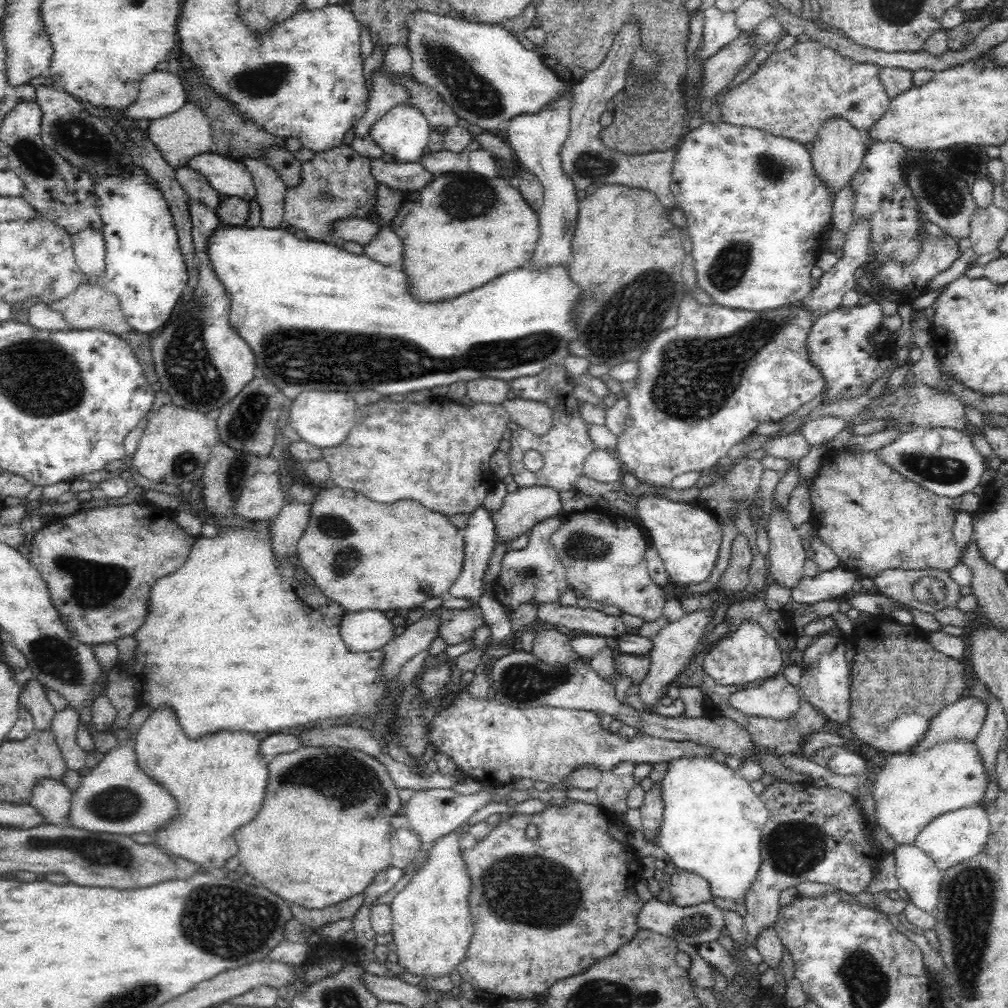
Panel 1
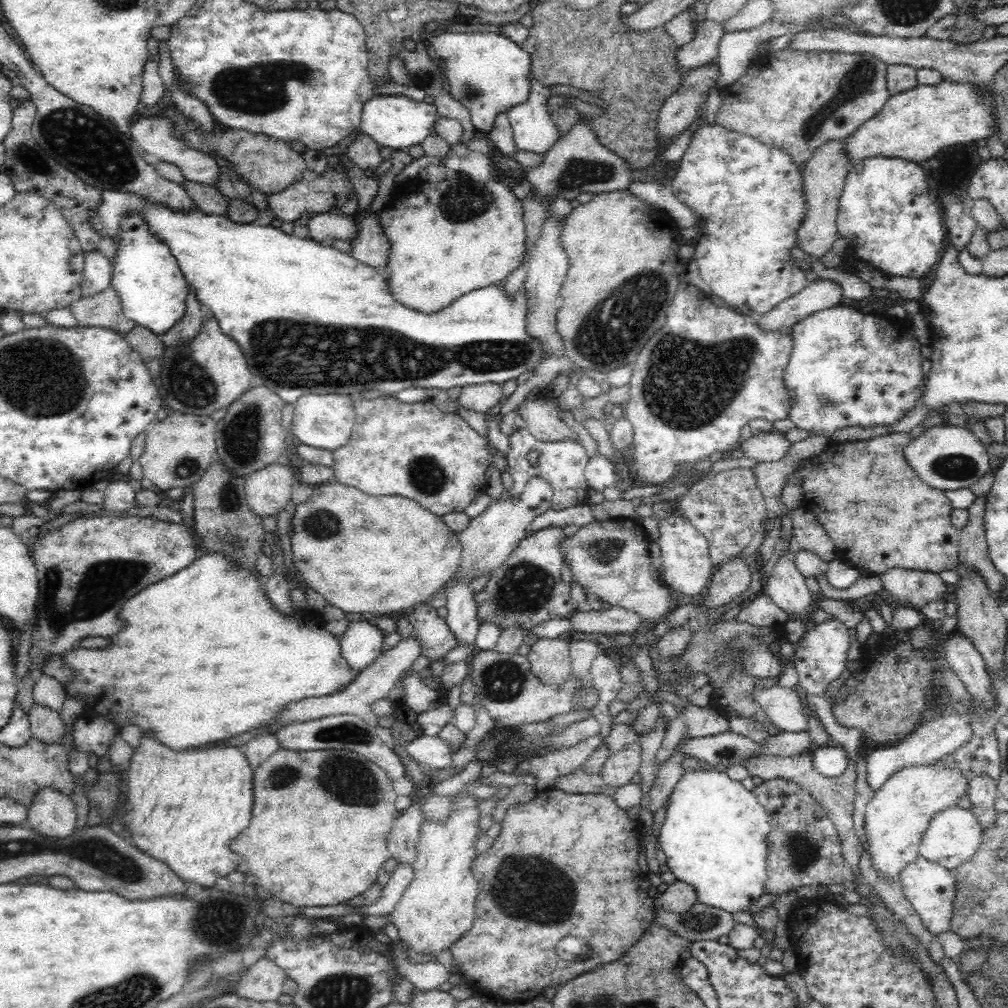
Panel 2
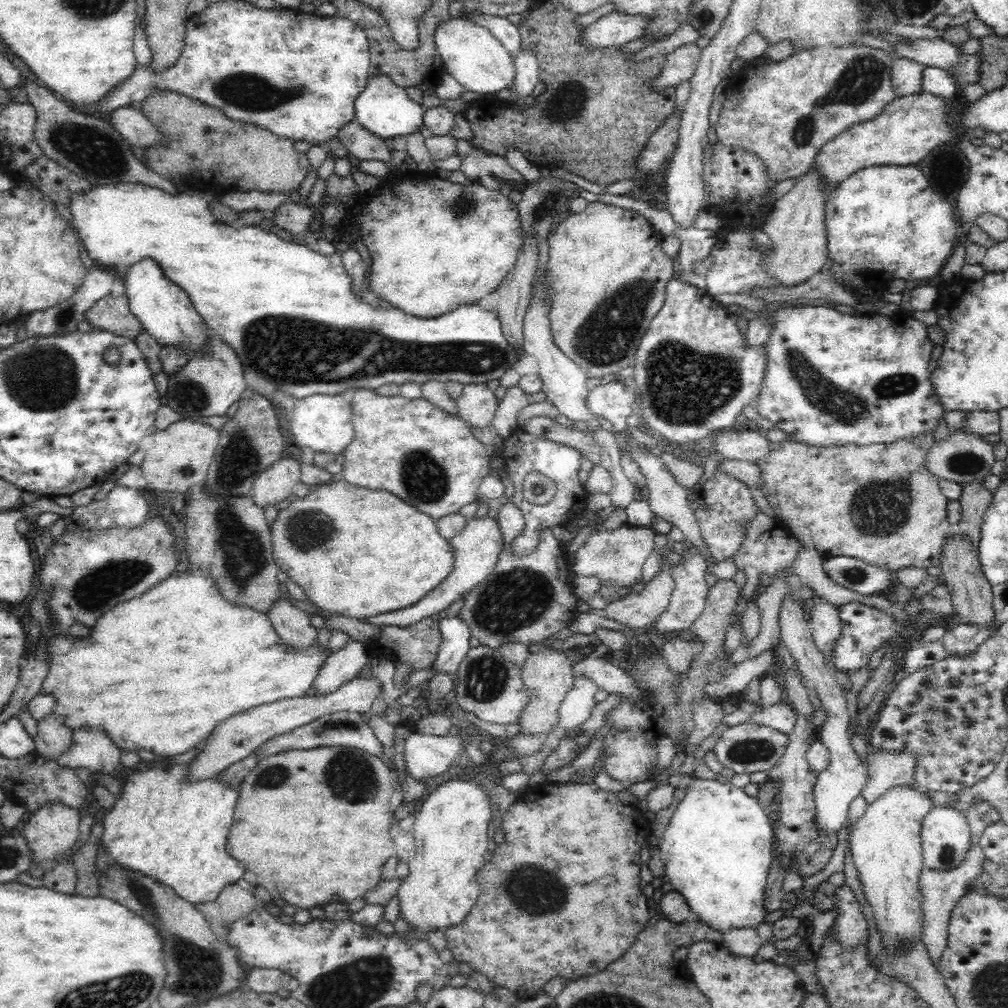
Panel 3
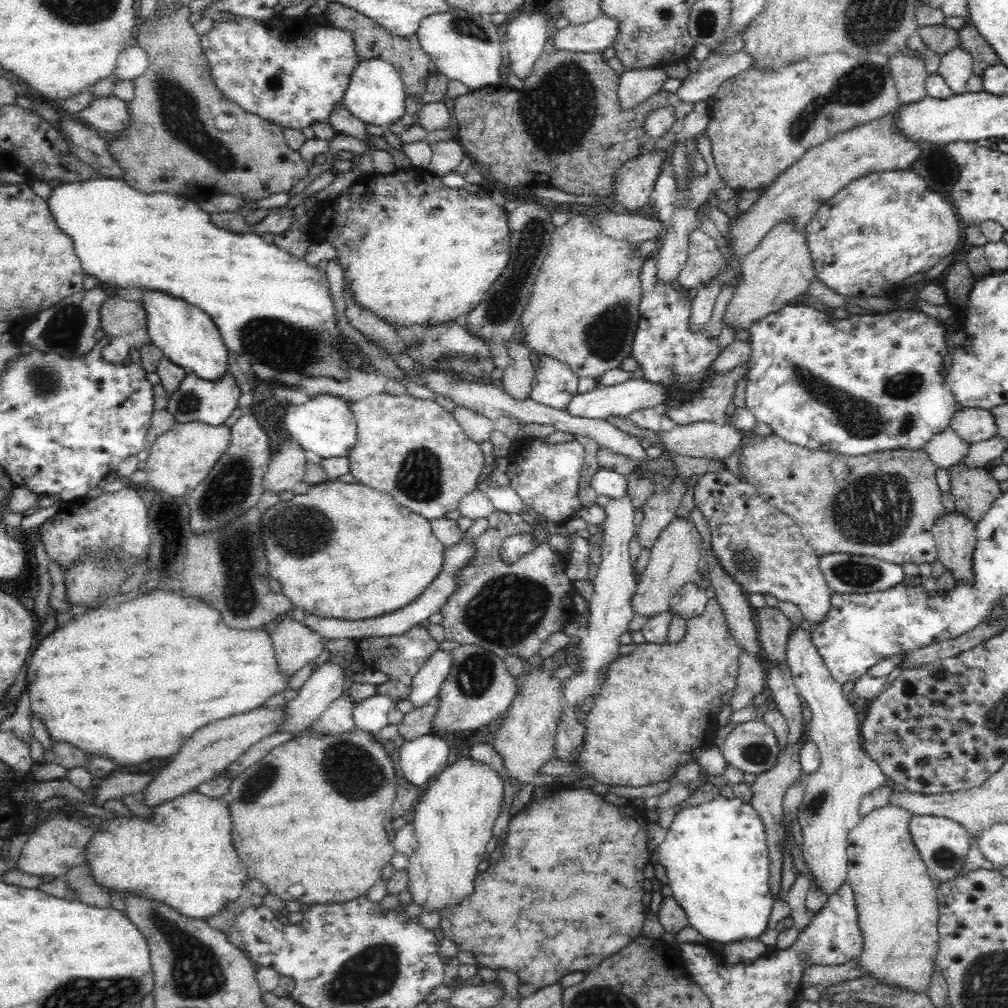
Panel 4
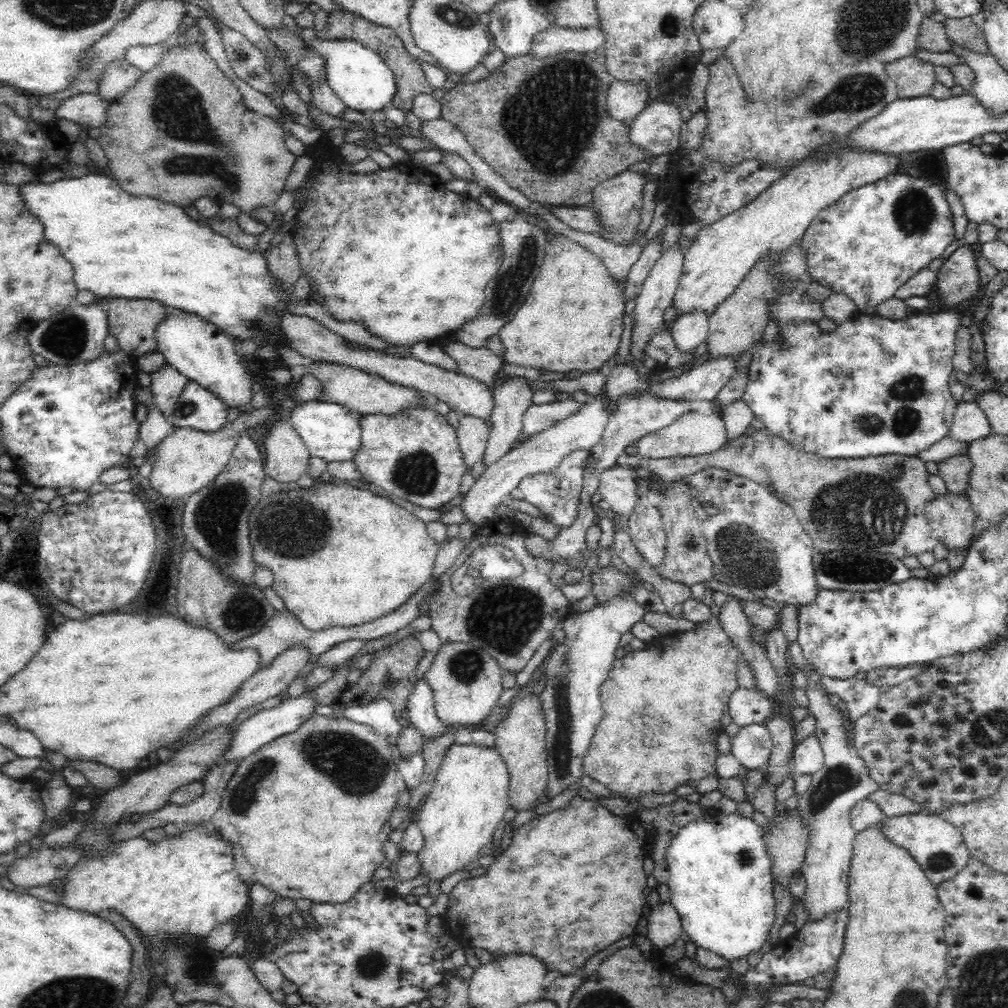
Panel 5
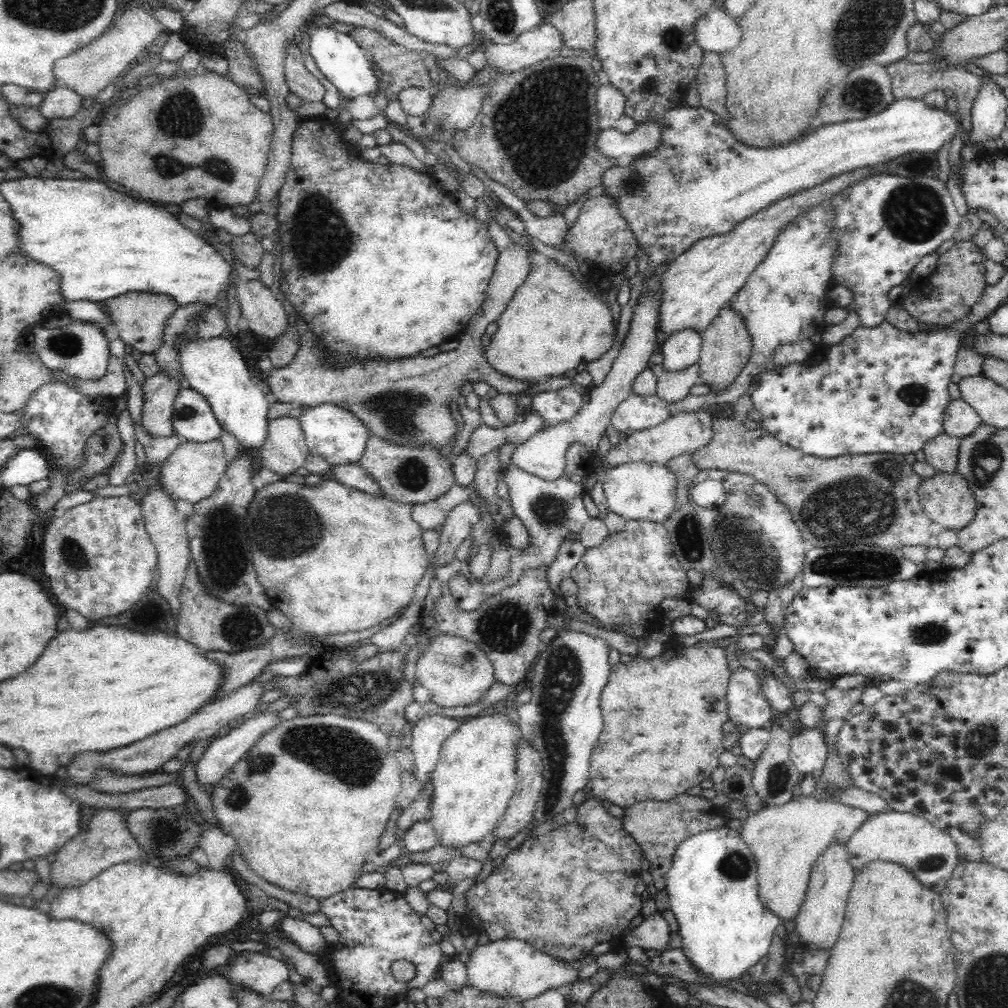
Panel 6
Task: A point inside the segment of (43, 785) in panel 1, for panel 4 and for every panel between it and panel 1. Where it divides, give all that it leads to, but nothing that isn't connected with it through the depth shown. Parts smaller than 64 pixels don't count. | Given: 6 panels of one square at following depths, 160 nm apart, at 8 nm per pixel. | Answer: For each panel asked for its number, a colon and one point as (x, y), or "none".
2: (52, 814)
3: (52, 832)
4: (53, 849)

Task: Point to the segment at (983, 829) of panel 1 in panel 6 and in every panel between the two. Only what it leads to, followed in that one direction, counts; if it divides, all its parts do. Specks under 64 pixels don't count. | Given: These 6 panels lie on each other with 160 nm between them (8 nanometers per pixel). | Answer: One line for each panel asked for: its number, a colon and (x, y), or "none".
2: (953, 835)
3: (945, 835)
4: (943, 844)
5: (937, 845)
6: (929, 854)

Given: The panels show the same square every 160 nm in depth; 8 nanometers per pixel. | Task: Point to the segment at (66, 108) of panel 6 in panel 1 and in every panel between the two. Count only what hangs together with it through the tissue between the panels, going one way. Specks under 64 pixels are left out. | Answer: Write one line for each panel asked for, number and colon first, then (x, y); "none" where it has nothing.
1: (229, 177)
2: (155, 135)
3: (133, 126)
4: (109, 113)
5: (88, 109)

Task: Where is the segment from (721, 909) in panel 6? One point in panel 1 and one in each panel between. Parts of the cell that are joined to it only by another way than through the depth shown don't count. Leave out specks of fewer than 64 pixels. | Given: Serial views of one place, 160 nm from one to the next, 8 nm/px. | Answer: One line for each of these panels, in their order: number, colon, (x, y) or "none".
1: (713, 822)
2: (715, 833)
3: (717, 850)
4: (716, 856)
5: (720, 882)

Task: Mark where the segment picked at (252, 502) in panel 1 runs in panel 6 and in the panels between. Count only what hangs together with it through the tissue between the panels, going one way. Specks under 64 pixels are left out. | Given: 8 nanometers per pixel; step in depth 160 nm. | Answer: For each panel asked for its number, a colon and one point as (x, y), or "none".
2: (268, 491)
3: (273, 485)
4: (287, 468)
5: (286, 458)
6: (285, 449)

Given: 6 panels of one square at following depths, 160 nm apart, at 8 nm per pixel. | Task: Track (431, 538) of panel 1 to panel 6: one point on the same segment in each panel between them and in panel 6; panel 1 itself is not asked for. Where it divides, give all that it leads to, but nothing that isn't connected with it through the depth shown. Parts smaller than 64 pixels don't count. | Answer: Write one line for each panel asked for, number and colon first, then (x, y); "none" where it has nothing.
2: (380, 554)
3: (358, 552)
4: (372, 556)
5: (339, 555)
6: (333, 559)

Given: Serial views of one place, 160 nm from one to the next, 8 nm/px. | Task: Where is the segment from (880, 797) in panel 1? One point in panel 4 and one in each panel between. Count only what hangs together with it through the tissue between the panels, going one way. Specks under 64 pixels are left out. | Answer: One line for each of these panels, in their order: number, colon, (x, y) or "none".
2: (896, 818)
3: (885, 844)
4: (898, 914)

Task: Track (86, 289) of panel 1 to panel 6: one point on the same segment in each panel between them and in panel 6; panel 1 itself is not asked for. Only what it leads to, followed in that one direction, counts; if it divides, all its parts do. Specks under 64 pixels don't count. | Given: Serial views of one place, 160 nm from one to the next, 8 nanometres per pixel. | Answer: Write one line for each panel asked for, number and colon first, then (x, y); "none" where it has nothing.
2: (104, 310)
3: (112, 314)
4: (119, 317)
5: (133, 322)
6: (140, 317)

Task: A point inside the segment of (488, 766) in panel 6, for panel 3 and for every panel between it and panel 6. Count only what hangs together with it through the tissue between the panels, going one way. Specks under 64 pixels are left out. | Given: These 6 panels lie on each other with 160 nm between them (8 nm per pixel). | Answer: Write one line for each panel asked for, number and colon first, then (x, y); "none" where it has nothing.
3: (451, 825)
4: (453, 820)
5: (469, 798)

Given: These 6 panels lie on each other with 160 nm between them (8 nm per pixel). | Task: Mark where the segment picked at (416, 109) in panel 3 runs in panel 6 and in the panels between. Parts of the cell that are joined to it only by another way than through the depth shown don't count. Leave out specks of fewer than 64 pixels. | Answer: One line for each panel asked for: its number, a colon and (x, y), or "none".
4: (375, 94)
5: (362, 81)
6: (338, 56)

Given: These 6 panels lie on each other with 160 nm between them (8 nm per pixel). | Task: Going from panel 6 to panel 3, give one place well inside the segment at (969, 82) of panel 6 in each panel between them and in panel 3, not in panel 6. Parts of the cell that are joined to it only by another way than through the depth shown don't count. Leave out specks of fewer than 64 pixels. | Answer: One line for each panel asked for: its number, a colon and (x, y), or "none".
3: (906, 75)
4: (909, 74)
5: (913, 77)

